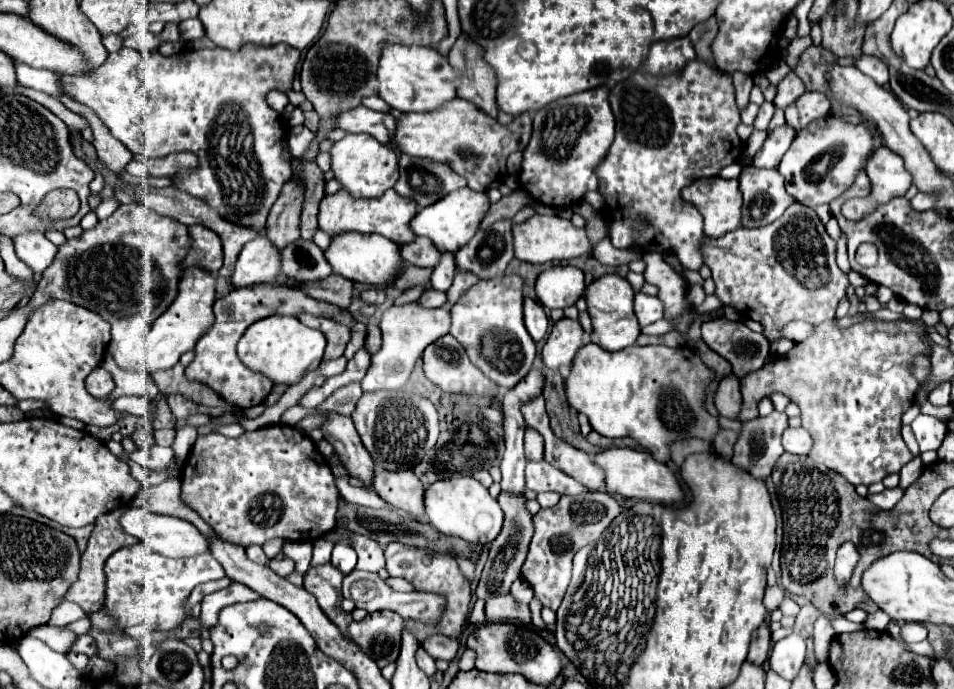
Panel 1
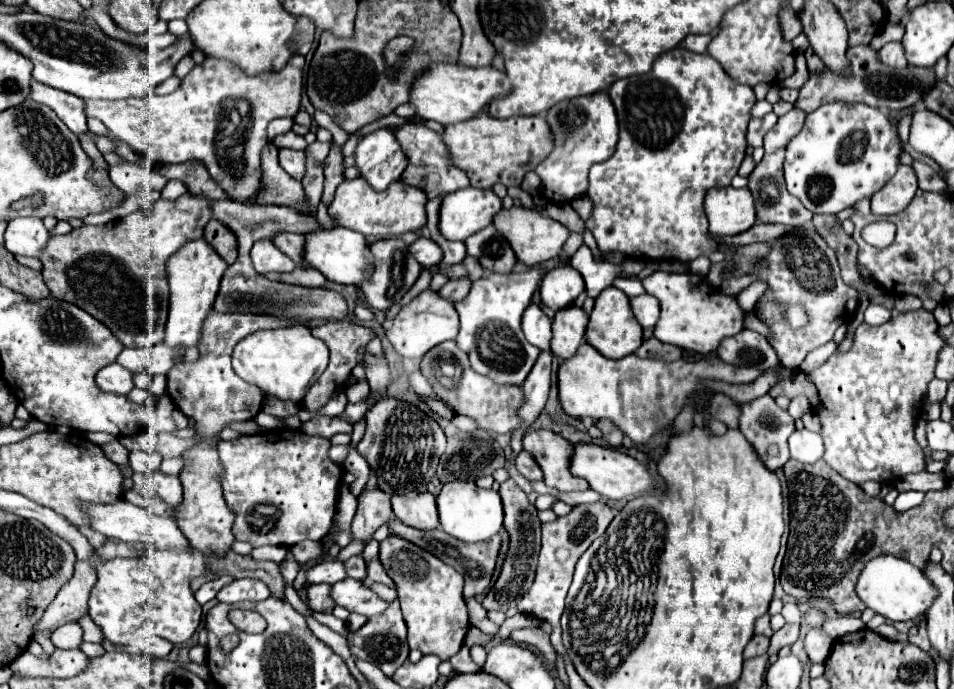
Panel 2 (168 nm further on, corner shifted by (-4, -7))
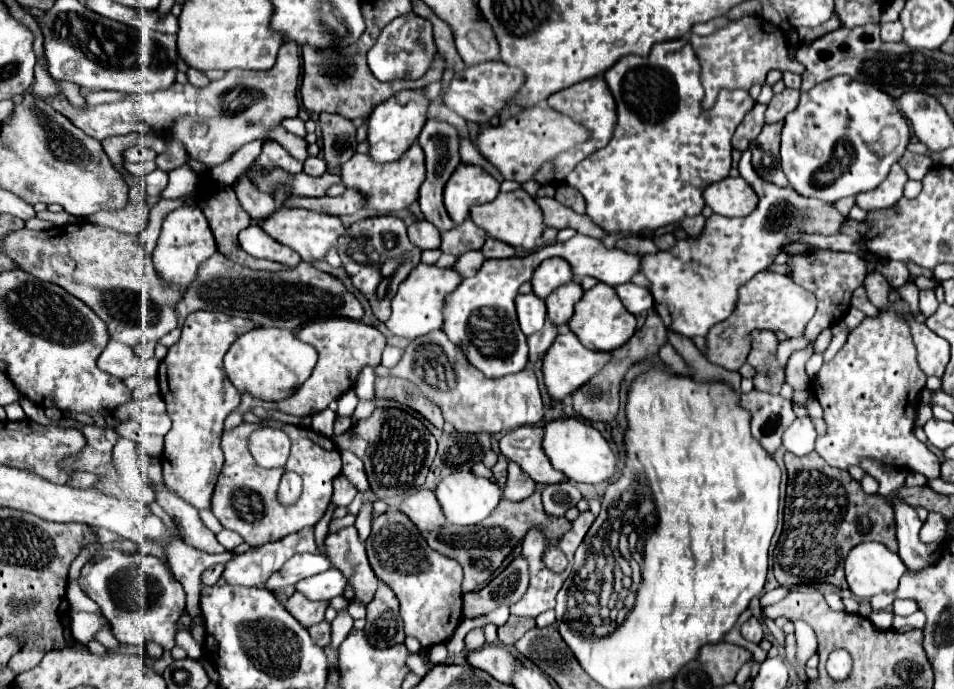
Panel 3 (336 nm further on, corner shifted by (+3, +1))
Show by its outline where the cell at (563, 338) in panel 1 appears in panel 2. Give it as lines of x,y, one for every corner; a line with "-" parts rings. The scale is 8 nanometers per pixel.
578,306
562,308
552,320
552,352
566,360
574,356
576,348
586,342
584,332
588,324
588,314

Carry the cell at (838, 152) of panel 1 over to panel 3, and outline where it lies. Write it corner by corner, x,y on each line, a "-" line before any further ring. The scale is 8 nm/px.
837,76
801,94
799,106
785,116
785,126
781,132
781,168
789,180
789,186
797,190
797,194
831,204
845,196
875,190
887,178
891,166
903,156
907,144
909,126
895,108
891,96
869,84
855,82
849,76

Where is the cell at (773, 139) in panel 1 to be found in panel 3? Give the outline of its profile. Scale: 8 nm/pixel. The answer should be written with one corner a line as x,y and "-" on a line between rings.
785,88
781,94
775,94
773,100
767,106
765,112
765,122
767,124
775,124
775,122
783,122
783,118
793,112
799,104
799,90
789,90

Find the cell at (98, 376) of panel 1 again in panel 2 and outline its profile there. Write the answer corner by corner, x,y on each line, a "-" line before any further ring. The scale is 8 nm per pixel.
118,362
108,364
106,368
102,368
96,374
96,384
104,390
104,392
112,392
112,394
128,394
134,388
132,382
132,372
126,370
124,366
120,366

